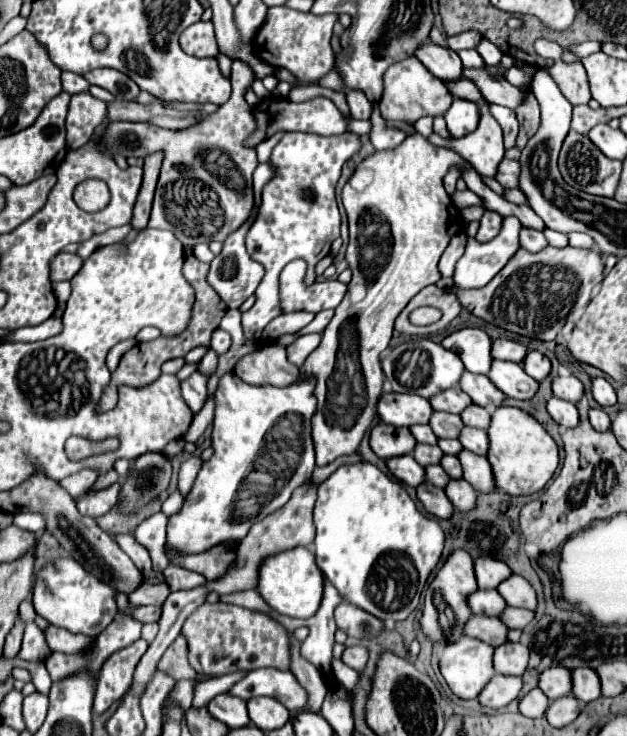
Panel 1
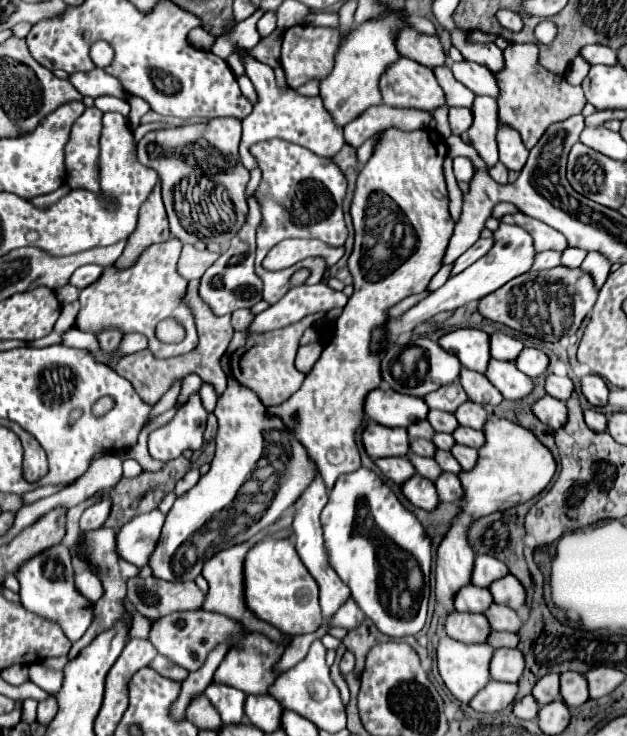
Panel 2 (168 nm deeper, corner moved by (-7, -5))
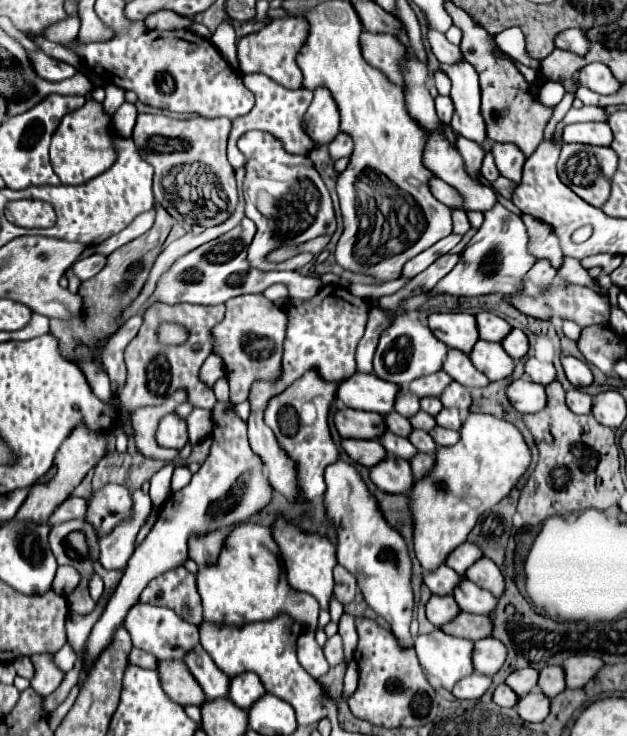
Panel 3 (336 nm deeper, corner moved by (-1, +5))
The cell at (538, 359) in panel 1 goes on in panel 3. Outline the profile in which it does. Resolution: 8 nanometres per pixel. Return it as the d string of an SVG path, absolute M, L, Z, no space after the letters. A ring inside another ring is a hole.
M512 328L510 334L508 334L500 344L502 344L502 348L504 348L514 360L524 358L526 352L528 352L528 338L526 338L526 334L524 334L520 328Z

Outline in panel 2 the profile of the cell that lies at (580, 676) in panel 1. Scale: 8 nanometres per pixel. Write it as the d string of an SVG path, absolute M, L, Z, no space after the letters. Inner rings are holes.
M562 674L560 676L560 696L570 708L578 708L588 700L588 684L582 674Z

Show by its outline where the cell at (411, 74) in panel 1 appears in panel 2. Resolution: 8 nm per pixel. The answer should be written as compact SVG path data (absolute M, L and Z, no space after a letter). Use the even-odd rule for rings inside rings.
M400 58L380 78L382 102L394 108L436 110L446 106L446 94L434 72L414 60Z

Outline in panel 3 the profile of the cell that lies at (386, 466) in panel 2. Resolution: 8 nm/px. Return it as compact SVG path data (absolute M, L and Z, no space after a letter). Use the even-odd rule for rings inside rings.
M344 438L342 450L356 462L366 468L374 466L386 456L386 450L378 440L358 440L358 438Z

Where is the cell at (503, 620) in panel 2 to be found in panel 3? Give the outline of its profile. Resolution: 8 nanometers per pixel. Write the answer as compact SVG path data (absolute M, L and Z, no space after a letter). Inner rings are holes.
M462 578L458 582L458 588L454 588L452 596L454 596L454 600L462 612L488 614L496 608L496 598L466 578Z

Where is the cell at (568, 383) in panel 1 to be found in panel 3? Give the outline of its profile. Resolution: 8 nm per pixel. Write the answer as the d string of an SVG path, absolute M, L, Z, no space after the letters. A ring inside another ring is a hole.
M528 358L524 364L524 372L530 376L532 382L548 386L556 378L556 370L550 362L540 362L536 358Z

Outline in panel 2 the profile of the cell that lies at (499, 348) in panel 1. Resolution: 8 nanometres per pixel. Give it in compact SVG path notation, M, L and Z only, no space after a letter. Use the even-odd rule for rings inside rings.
M494 332L490 336L490 348L492 348L492 358L514 362L520 356L520 350L524 348L524 344L520 340L516 340L516 338L508 336L508 334Z

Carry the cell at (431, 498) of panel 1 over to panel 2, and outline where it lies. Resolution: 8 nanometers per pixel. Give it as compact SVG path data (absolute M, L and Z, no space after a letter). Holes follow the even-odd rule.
M412 476L404 486L402 486L402 492L404 496L418 508L422 510L436 510L438 504L440 504L440 498L436 494L436 488L434 488L434 482L430 482L428 478L424 476Z

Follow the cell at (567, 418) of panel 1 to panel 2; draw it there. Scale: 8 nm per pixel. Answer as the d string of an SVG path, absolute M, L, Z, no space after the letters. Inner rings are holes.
M544 396L540 398L534 406L532 412L552 430L558 430L560 426L564 426L564 422L568 420L568 410L564 410L564 402L552 398L552 396Z

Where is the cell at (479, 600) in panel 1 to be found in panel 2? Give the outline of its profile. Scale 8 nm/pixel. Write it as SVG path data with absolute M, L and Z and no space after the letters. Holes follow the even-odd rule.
M464 586L456 598L454 598L454 606L458 612L478 612L484 614L484 610L488 610L488 606L492 606L492 594L488 594L486 588L478 588L478 586Z

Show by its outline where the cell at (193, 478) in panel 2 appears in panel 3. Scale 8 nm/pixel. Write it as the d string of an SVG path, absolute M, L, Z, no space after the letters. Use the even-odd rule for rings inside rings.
M178 466L178 468L174 470L174 474L172 474L172 484L170 484L172 492L178 492L182 486L190 484L190 478L192 478L190 470L188 470L186 466Z

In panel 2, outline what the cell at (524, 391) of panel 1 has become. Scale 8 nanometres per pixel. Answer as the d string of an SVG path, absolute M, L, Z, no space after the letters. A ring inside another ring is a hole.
M490 360L486 378L502 392L506 400L522 400L534 390L534 382L520 372L514 362Z

